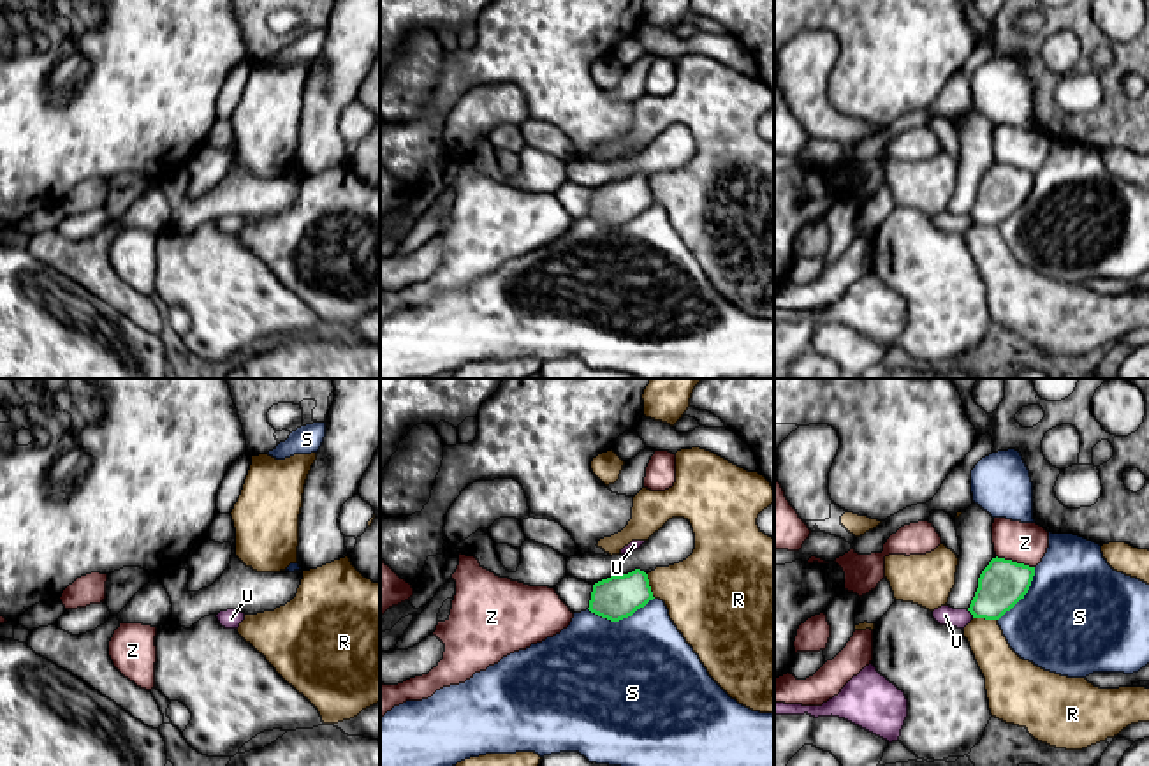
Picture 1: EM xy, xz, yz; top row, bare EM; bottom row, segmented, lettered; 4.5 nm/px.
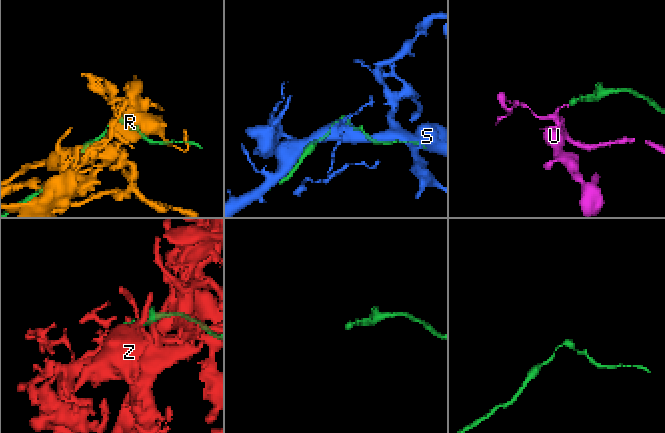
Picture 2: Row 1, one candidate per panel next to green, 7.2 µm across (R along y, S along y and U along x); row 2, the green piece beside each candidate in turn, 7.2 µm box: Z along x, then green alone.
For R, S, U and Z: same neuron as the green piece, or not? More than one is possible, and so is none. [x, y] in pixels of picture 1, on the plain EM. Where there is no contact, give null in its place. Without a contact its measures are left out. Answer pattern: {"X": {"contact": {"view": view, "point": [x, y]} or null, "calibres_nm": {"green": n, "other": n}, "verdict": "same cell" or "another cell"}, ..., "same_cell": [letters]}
{"R": {"contact": {"view": "xz", "point": [650, 192]}, "calibres_nm": {"green": 200, "other": 360}, "verdict": "another cell"}, "S": {"contact": {"view": "xz", "point": [620, 224]}, "calibres_nm": {"green": 200, "other": 480}, "verdict": "another cell"}, "U": {"contact": {"view": "yz", "point": [970, 217]}, "calibres_nm": {"green": 220, "other": 90}, "verdict": "another cell"}, "Z": {"contact": {"view": "yz", "point": [1016, 168]}, "calibres_nm": {"green": 220, "other": 190}, "verdict": "another cell"}, "same_cell": []}

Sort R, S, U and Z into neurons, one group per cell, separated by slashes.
R / S / U / Z

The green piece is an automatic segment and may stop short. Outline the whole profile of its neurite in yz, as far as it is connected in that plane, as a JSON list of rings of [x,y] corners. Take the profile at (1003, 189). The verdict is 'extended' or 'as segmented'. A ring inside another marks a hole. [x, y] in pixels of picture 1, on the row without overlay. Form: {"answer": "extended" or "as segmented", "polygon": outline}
{"answer": "as segmented", "polygon": [[[992,164],[978,183],[978,194],[968,213],[973,224],[999,225],[1028,199],[1035,173]]]}

